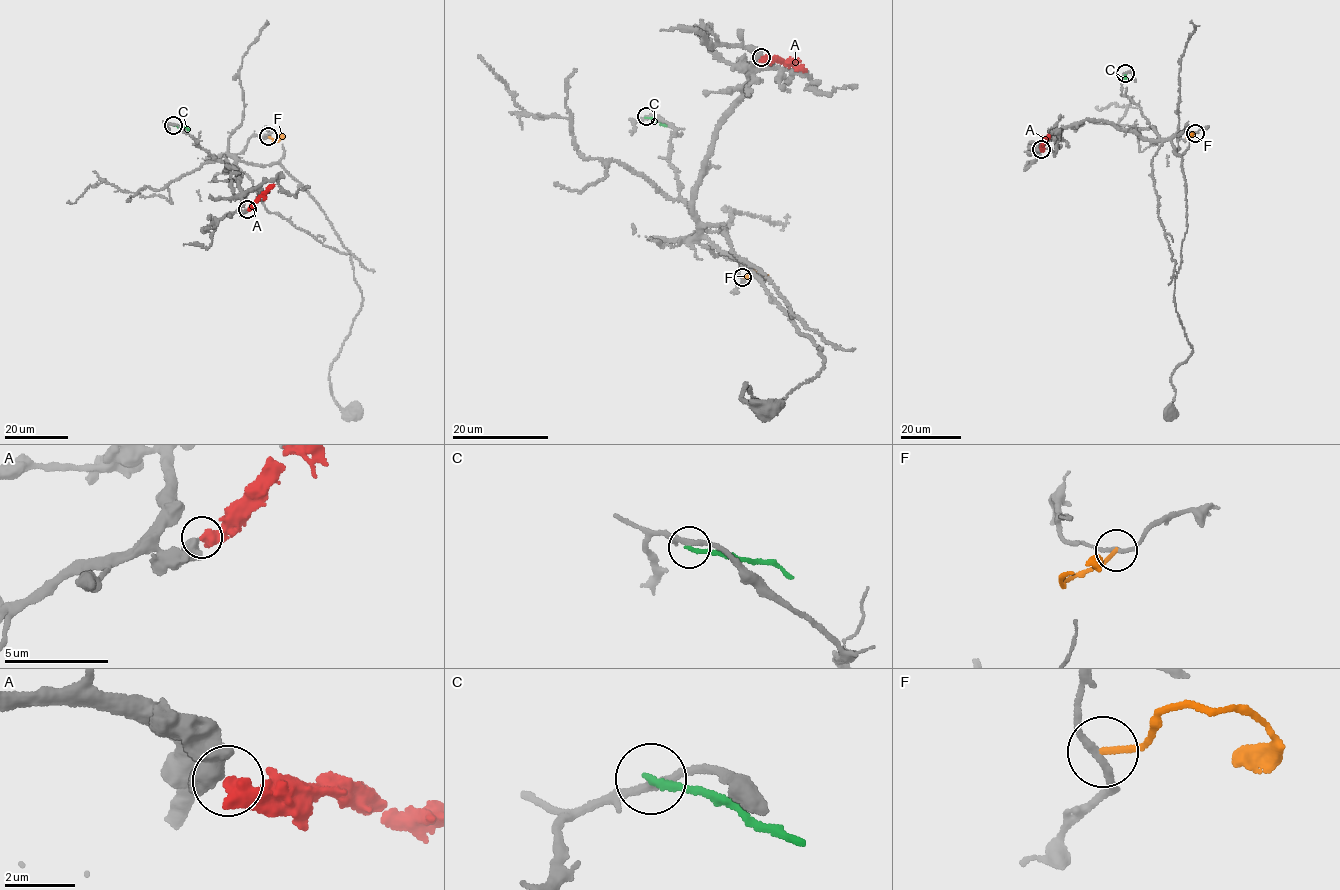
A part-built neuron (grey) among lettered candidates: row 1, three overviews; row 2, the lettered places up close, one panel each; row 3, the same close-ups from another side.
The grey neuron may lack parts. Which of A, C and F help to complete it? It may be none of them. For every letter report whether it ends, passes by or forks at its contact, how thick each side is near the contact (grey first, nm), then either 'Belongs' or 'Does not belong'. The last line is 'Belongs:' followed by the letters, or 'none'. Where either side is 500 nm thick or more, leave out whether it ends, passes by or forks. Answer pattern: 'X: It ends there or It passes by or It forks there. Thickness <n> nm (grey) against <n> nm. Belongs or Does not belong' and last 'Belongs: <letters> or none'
A: Thickness 650 nm (grey) against 550 nm. Does not belong
C: It ends there. Thickness 240 nm (grey) against 220 nm. Does not belong
F: It ends there. Thickness 190 nm (grey) against 160 nm. Does not belong
Belongs: none

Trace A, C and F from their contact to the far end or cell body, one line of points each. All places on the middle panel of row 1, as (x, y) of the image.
A: (761, 57), (775, 57), (782, 62), (798, 59), (801, 69), (806, 70)
C: (647, 116), (667, 126)
F: (742, 277), (746, 277), (753, 271), (764, 274), (760, 278)

